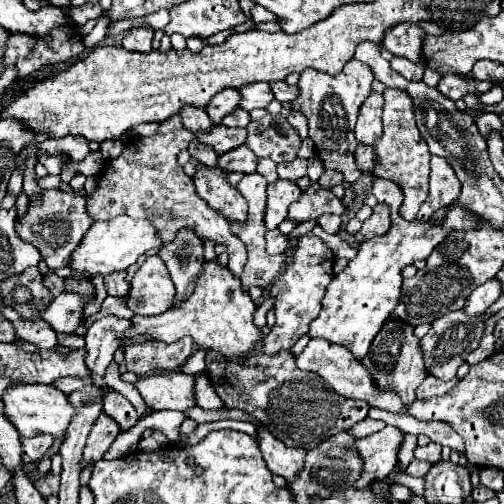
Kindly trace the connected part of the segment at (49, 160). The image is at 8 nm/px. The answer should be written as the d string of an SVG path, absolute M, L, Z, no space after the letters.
M41 154L39 156L39 162L43 166L47 166L49 174L59 174L61 172L61 164L63 164L63 156L47 156L47 154Z

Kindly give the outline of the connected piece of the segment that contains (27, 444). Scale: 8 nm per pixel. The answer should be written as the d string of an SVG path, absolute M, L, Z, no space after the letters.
M47 434L31 436L31 438L21 436L21 444L23 444L23 464L33 464L33 462L39 462L45 456L45 452L53 444L53 438L47 436Z

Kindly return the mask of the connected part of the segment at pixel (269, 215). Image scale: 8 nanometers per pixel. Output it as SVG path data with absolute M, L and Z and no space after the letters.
M277 180L267 186L267 208L265 208L265 224L269 230L277 228L285 216L289 206L301 196L301 190L297 184L291 184L287 180Z

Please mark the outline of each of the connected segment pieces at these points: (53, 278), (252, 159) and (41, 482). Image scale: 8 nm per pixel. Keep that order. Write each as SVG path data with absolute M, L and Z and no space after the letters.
M48 273L44 277L44 285L52 290L52 302L55 298L64 291L65 279L58 277L54 273Z
M239 146L233 148L225 154L219 156L217 166L229 174L229 172L241 172L241 174L251 174L255 172L255 164L257 164L257 156L247 148L247 146Z
M45 474L45 476L37 478L33 484L35 484L35 488L39 488L39 492L41 492L43 496L51 496L51 494L55 494L60 488L60 476Z

